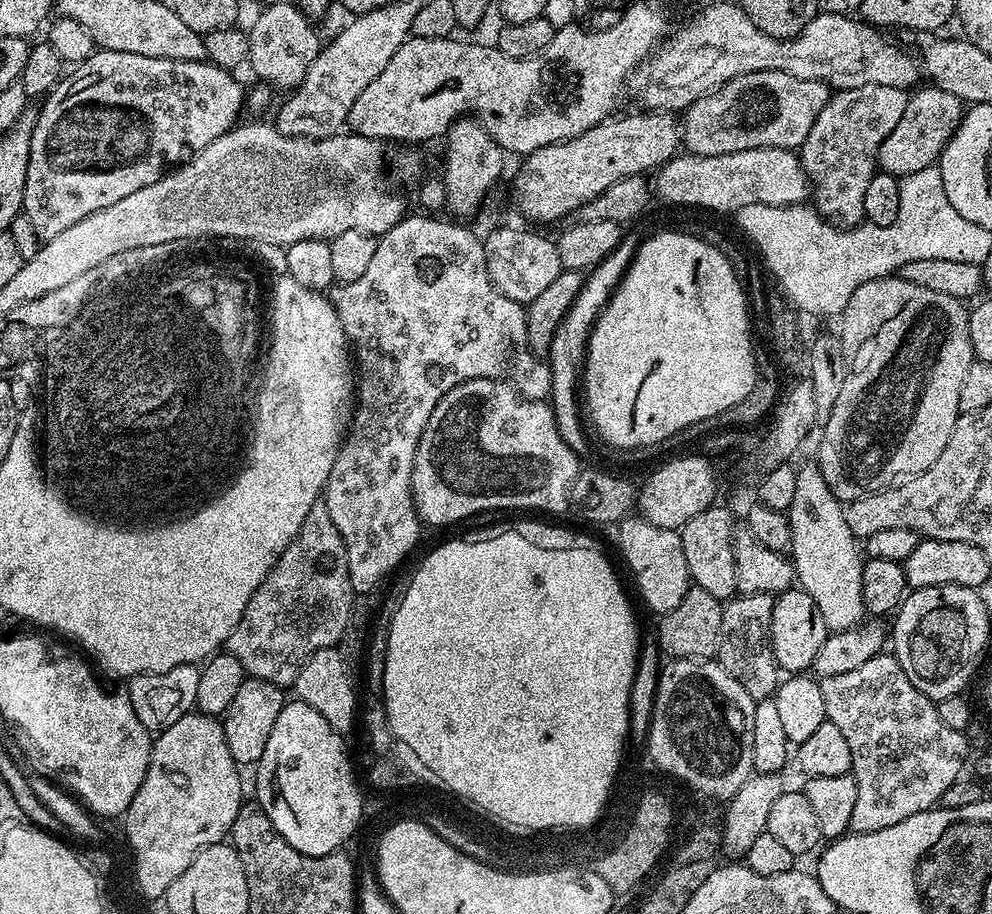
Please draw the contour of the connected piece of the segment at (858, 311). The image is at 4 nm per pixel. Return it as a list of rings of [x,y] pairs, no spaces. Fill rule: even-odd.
[[[885,274],[881,280],[871,280],[854,294],[850,294],[850,302],[846,302],[843,312],[838,317],[840,329],[838,335],[844,357],[848,363],[848,373],[842,382],[842,391],[838,394],[838,402],[830,410],[830,418],[823,421],[824,433],[820,436],[820,449],[814,457],[822,478],[826,478],[826,486],[836,495],[837,500],[847,502],[857,500],[871,492],[881,492],[883,488],[895,485],[905,478],[921,476],[926,470],[938,462],[942,450],[946,450],[946,442],[950,442],[950,434],[954,434],[956,419],[961,416],[958,394],[962,394],[962,382],[966,378],[966,370],[970,370],[974,359],[972,343],[970,342],[970,322],[968,321],[969,309],[961,301],[950,298],[950,294],[937,294],[934,290],[926,290],[926,286],[918,286],[914,282],[901,280],[899,275]]]

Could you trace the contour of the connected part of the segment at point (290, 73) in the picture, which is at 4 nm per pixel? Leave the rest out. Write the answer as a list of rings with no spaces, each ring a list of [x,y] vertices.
[[[292,2],[272,4],[257,14],[252,28],[247,29],[247,63],[252,64],[253,70],[256,71],[256,76],[260,79],[257,81],[273,89],[288,88],[287,90],[295,90],[302,83],[322,47],[322,39],[320,40],[312,24],[315,23]]]

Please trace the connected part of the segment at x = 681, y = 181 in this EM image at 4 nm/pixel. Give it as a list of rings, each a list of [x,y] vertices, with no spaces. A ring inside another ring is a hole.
[[[755,148],[738,150],[734,154],[721,156],[694,156],[677,154],[655,173],[654,192],[668,204],[697,204],[700,208],[709,208],[712,212],[735,214],[742,206],[765,204],[766,206],[790,206],[802,204],[809,199],[810,185],[808,176],[800,165],[799,155],[786,148]]]

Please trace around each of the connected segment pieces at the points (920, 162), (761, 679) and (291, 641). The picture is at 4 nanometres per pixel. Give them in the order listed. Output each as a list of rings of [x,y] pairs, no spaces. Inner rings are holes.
[[[935,86],[927,87],[909,95],[906,111],[898,126],[894,126],[890,134],[886,134],[886,142],[882,142],[878,153],[879,171],[903,178],[914,174],[914,170],[931,168],[939,161],[942,150],[955,134],[960,125],[960,117],[966,111],[965,105],[954,94],[943,92]]]
[[[737,594],[724,604],[718,663],[741,685],[754,701],[767,700],[782,679],[782,669],[772,653],[772,596]]]
[[[317,502],[310,514],[306,514],[306,522],[302,522],[298,534],[284,551],[282,558],[252,595],[238,626],[234,626],[234,630],[228,635],[226,651],[238,658],[238,662],[242,662],[245,673],[251,679],[265,680],[287,689],[295,685],[300,667],[315,652],[339,645],[348,619],[352,616],[352,599],[354,593],[350,582],[350,566],[346,558],[346,542],[342,542],[342,534],[338,534],[338,526],[334,526],[334,518],[330,518],[324,503]]]

